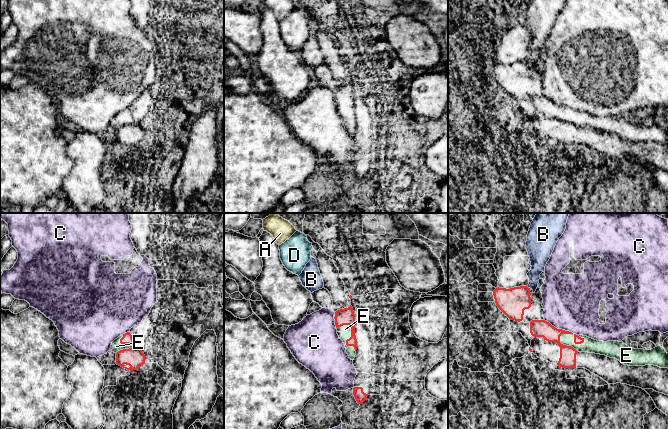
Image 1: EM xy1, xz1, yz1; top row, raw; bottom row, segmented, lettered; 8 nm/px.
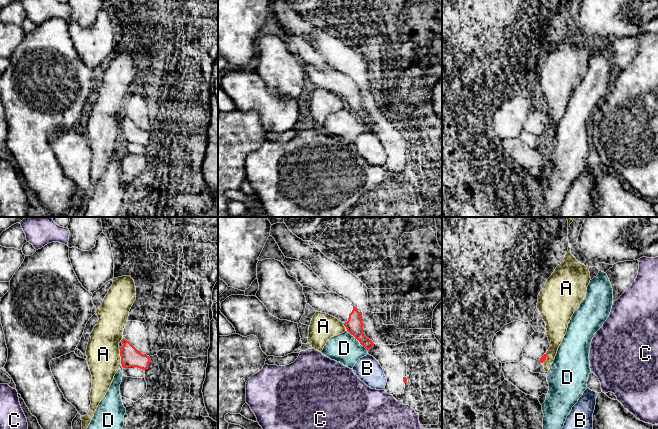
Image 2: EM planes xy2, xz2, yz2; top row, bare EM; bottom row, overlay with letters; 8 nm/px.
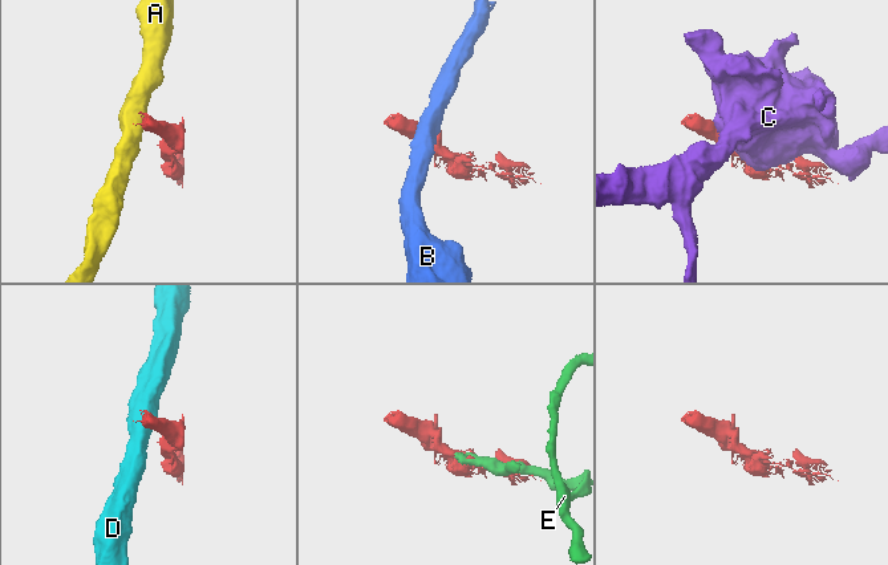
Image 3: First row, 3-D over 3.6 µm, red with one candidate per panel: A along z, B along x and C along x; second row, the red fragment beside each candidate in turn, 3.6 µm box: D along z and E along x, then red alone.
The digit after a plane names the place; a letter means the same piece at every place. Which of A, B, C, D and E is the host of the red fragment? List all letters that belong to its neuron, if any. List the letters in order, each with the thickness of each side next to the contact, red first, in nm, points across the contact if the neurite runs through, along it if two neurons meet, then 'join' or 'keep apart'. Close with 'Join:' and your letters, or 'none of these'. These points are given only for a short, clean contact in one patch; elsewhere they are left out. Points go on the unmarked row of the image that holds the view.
A: 160 nm thick on the red side, 280 nm on the other; border along xy2 (118, 123), (121, 139); keep apart
B: 220 nm thick on the red side, 140 nm on the other; border along yz1 (526, 62), (530, 64); keep apart
C: 140 nm thick on the red side, 460 nm on the other; keep apart
D: 140 nm thick on the red side, 240 nm on the other; border along xz2 (347, 106), (366, 125); keep apart
E: 130 nm thick on the red side, 120 nm on the other; keep apart
Join: none of these

